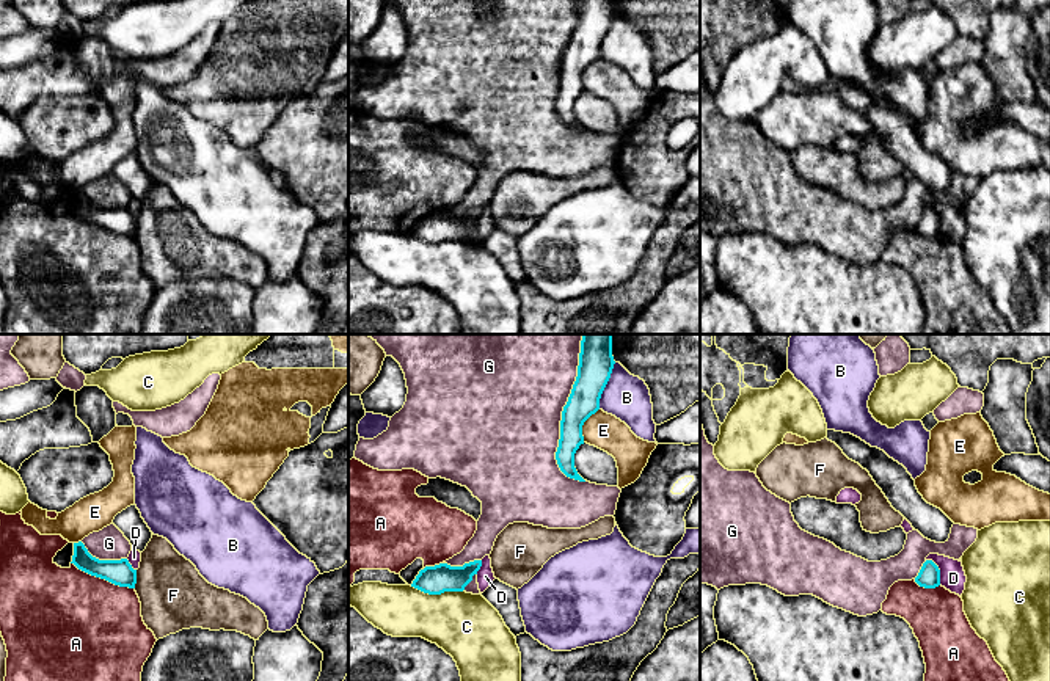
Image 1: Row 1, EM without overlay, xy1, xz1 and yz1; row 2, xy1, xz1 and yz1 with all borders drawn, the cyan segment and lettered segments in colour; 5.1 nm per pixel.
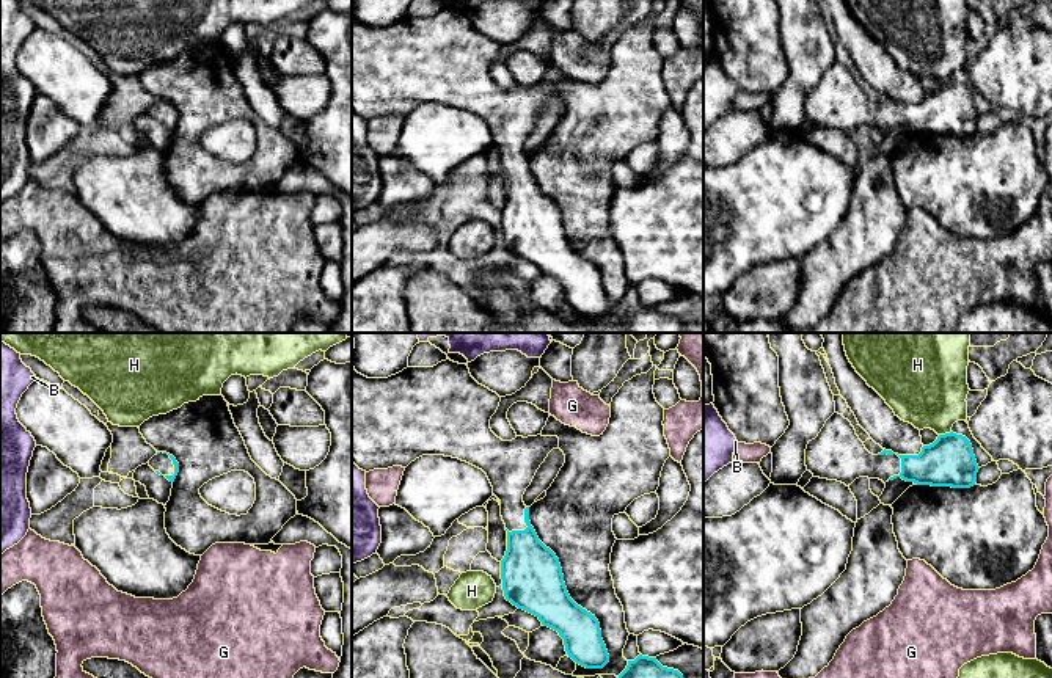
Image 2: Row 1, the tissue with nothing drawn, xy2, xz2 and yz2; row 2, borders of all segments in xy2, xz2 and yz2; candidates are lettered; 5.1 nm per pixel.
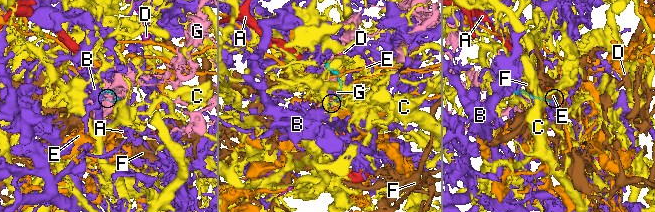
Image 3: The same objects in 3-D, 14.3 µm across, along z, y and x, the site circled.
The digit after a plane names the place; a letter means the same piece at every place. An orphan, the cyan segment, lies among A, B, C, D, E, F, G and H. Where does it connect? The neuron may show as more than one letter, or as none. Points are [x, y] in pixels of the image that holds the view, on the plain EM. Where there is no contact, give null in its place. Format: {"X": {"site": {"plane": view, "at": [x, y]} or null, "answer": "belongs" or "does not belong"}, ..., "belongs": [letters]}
{"A": {"site": {"plane": "xy1", "at": [102, 226]}, "answer": "does not belong"}, "B": {"site": {"plane": "xz1", "at": [605, 35]}, "answer": "does not belong"}, "C": {"site": {"plane": "xz1", "at": [437, 242]}, "answer": "does not belong"}, "D": {"site": {"plane": "yz1", "at": [939, 218]}, "answer": "does not belong"}, "E": {"site": {"plane": "xz1", "at": [583, 72]}, "answer": "does not belong"}, "F": {"site": {"plane": "xy1", "at": [135, 228]}, "answer": "does not belong"}, "G": {"site": {"plane": "xz1", "at": [561, 71]}, "answer": "does not belong"}, "H": {"site": {"plane": "yz2", "at": [946, 82]}, "answer": "does not belong"}, "belongs": []}

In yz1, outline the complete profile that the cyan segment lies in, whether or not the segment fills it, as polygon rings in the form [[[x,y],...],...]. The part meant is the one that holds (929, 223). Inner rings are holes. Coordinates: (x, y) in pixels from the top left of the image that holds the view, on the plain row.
[[[926,209],[915,226],[915,231],[924,237],[935,237],[940,234],[940,218],[932,209]]]

